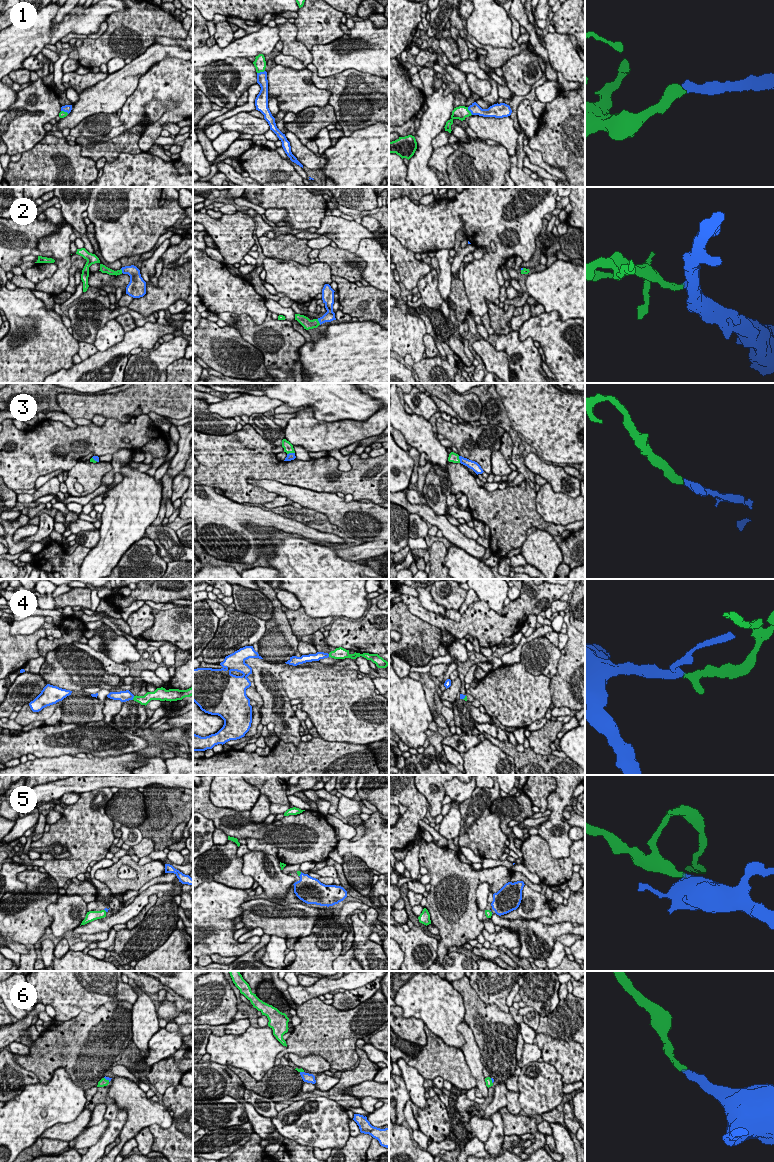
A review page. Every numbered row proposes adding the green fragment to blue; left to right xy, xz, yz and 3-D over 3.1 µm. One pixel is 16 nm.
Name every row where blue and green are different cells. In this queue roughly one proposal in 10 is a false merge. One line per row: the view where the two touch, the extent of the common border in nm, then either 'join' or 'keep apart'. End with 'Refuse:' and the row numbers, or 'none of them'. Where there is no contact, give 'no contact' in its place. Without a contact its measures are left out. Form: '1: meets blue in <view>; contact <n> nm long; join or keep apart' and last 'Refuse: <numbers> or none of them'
1: meets blue in xz; contact 140 nm long; join
2: meets blue in xz; contact 110 nm long; join
3: meets blue in xz; contact 130 nm long; join
4: meets blue in xy; contact 70 nm long; join
5: meets blue in xz; contact 90 nm long; join
6: meets blue in xy; contact 120 nm long; join
Refuse: none of them

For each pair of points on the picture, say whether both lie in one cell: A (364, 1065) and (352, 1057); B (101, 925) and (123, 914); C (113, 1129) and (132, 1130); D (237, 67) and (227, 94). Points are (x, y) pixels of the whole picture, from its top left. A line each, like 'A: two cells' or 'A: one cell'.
A: two cells
B: one cell
C: two cells
D: one cell

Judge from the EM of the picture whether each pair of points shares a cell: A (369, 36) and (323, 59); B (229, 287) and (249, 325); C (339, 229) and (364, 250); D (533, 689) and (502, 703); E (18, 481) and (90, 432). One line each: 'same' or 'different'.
A: same
B: different
C: different
D: same
E: same

